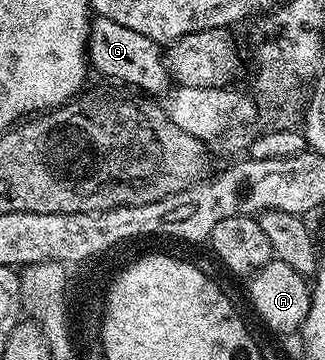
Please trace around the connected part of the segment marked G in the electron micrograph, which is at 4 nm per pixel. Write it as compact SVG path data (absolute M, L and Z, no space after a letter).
M104 16L92 18L90 39L88 41L88 62L103 75L133 85L147 93L148 96L166 94L171 87L170 73L167 69L164 52L158 42L141 35L140 32L130 31L119 23Z

